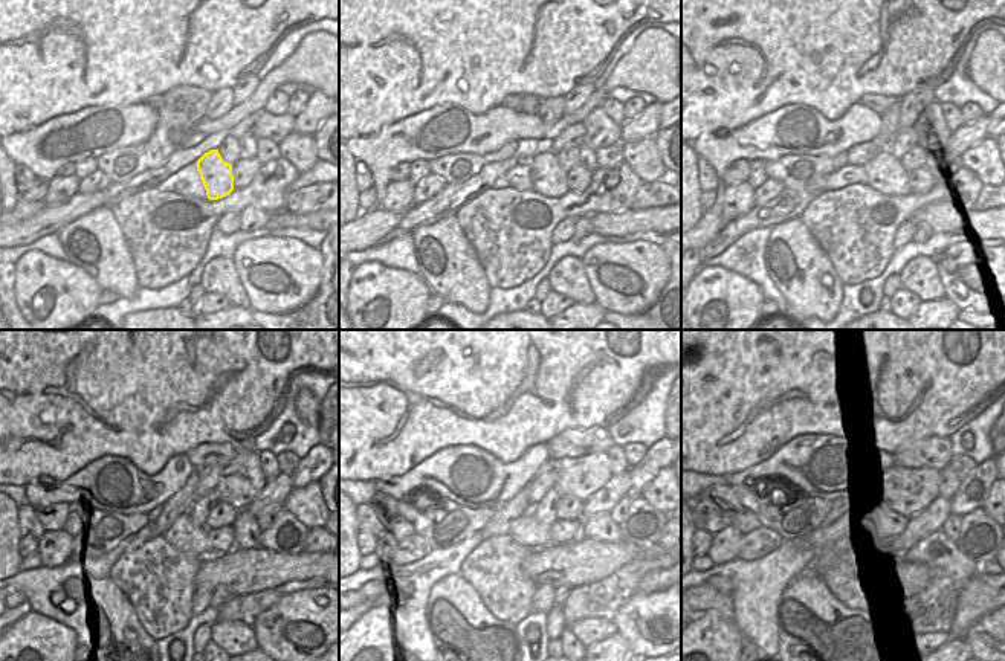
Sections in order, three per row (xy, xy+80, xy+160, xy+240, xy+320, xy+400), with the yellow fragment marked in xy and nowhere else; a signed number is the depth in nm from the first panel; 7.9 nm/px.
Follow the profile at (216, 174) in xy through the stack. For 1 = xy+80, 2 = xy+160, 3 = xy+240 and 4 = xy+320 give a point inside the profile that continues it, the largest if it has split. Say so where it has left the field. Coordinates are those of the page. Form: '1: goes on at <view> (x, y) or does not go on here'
1: goes on at xy+80 (549, 179)
2: goes on at xy+160 (886, 174)
3: goes on at xy+240 (185, 535)
4: goes on at xy+320 (526, 530)

